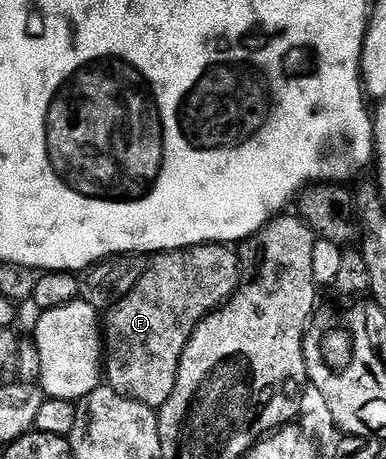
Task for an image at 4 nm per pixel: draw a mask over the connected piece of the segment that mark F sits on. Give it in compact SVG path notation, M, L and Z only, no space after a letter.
M201 243L197 247L183 247L179 251L161 253L165 259L177 259L177 267L157 267L153 275L157 275L157 279L165 279L165 275L169 275L169 279L177 279L177 291L181 291L181 283L185 283L185 295L189 295L189 299L185 299L185 303L122 303L117 299L112 304L109 316L103 319L103 375L108 386L136 403L154 409L160 409L167 397L171 397L181 354L197 324L210 311L216 311L221 304L228 303L243 279L238 252L220 243Z

